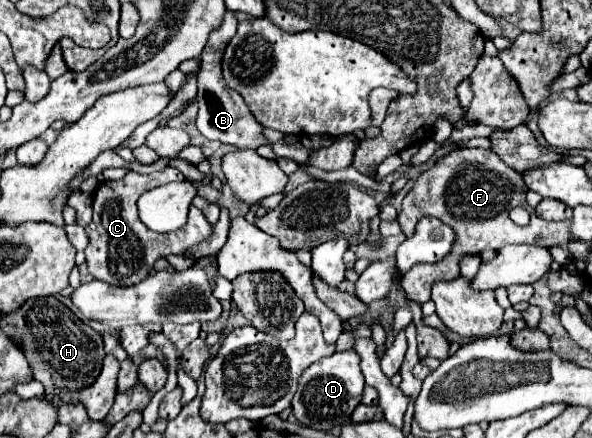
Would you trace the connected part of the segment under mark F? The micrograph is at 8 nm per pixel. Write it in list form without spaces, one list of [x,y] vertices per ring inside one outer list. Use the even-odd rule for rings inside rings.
[[[459,149],[459,151],[453,151],[451,155],[447,155],[447,157],[443,157],[443,159],[439,161],[439,163],[435,163],[435,165],[433,165],[433,167],[431,167],[429,171],[425,171],[425,173],[423,173],[423,175],[421,175],[421,177],[419,177],[419,179],[415,181],[415,187],[411,189],[411,193],[409,193],[409,195],[407,195],[405,199],[403,199],[403,205],[401,205],[401,213],[399,213],[399,217],[397,217],[397,221],[399,221],[399,225],[401,225],[401,229],[403,229],[403,233],[405,233],[407,237],[409,237],[409,235],[411,235],[411,233],[415,231],[415,223],[419,221],[419,217],[425,217],[425,215],[433,215],[433,217],[437,217],[437,219],[441,219],[443,223],[447,223],[449,227],[453,227],[453,231],[457,233],[457,241],[455,241],[455,245],[453,245],[453,251],[451,251],[451,253],[449,253],[449,255],[447,255],[447,257],[445,257],[443,261],[439,261],[439,263],[433,263],[433,265],[415,265],[415,267],[413,267],[411,271],[407,271],[407,273],[403,273],[403,277],[401,277],[401,287],[403,287],[403,291],[407,293],[407,297],[409,297],[409,299],[413,299],[413,301],[417,301],[417,303],[427,303],[427,301],[429,301],[429,293],[431,293],[431,287],[433,287],[433,283],[437,283],[437,281],[453,281],[453,279],[457,279],[457,277],[459,277],[459,263],[457,263],[457,261],[459,261],[459,257],[461,257],[461,255],[465,255],[465,253],[475,253],[475,255],[477,255],[477,253],[481,253],[481,251],[483,251],[483,249],[487,249],[487,247],[491,247],[493,251],[497,251],[497,249],[501,249],[501,247],[505,247],[505,245],[515,245],[515,243],[517,243],[517,245],[521,245],[521,243],[535,243],[535,245],[543,245],[543,247],[555,247],[555,245],[561,245],[561,243],[567,243],[567,241],[569,241],[569,237],[571,237],[571,235],[569,235],[569,221],[561,221],[561,223],[549,223],[549,221],[543,221],[543,219],[539,219],[539,217],[537,217],[537,215],[533,213],[533,209],[531,209],[531,207],[529,207],[529,205],[525,203],[525,193],[527,193],[527,187],[525,187],[525,183],[523,183],[523,177],[521,177],[519,173],[515,173],[515,169],[509,169],[509,165],[503,165],[503,161],[499,159],[499,155],[495,155],[495,153],[491,153],[491,151],[487,151],[487,149]],[[517,205],[521,205],[521,207],[525,207],[527,211],[531,209],[531,211],[529,211],[529,213],[531,213],[531,223],[529,223],[527,227],[519,227],[519,225],[515,225],[515,223],[513,223],[513,221],[509,219],[509,209],[513,209],[513,207],[517,207]]]

